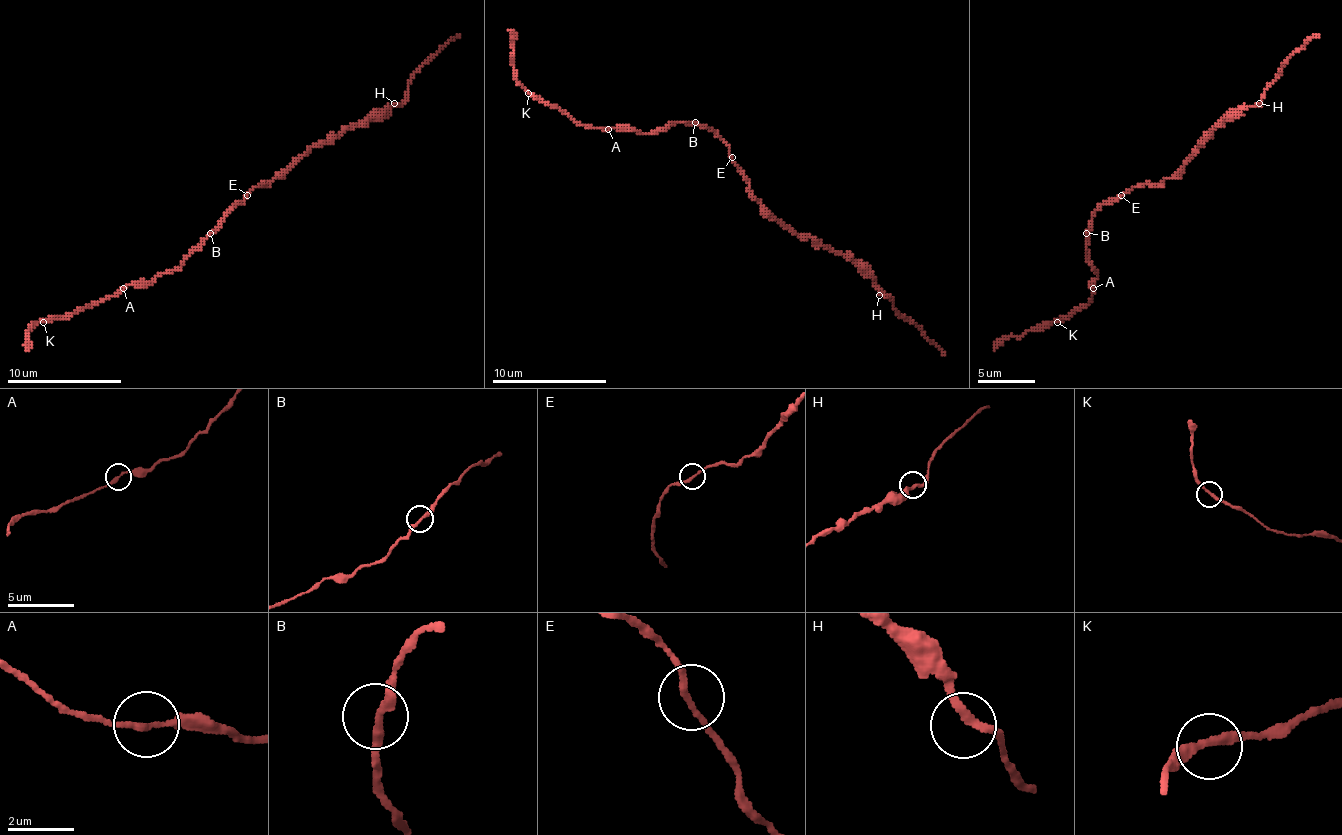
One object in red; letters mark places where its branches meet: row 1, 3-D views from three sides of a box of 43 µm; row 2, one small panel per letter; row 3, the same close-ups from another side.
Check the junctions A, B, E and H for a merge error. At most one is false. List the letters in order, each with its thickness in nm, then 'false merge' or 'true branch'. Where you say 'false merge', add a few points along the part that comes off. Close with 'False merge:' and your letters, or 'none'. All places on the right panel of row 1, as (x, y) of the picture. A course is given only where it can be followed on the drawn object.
A: calibre 200 nm; true branch
B: calibre 260 nm; true branch
E: calibre 190 nm; true branch
H: calibre 220 nm; true branch
False merge: none

